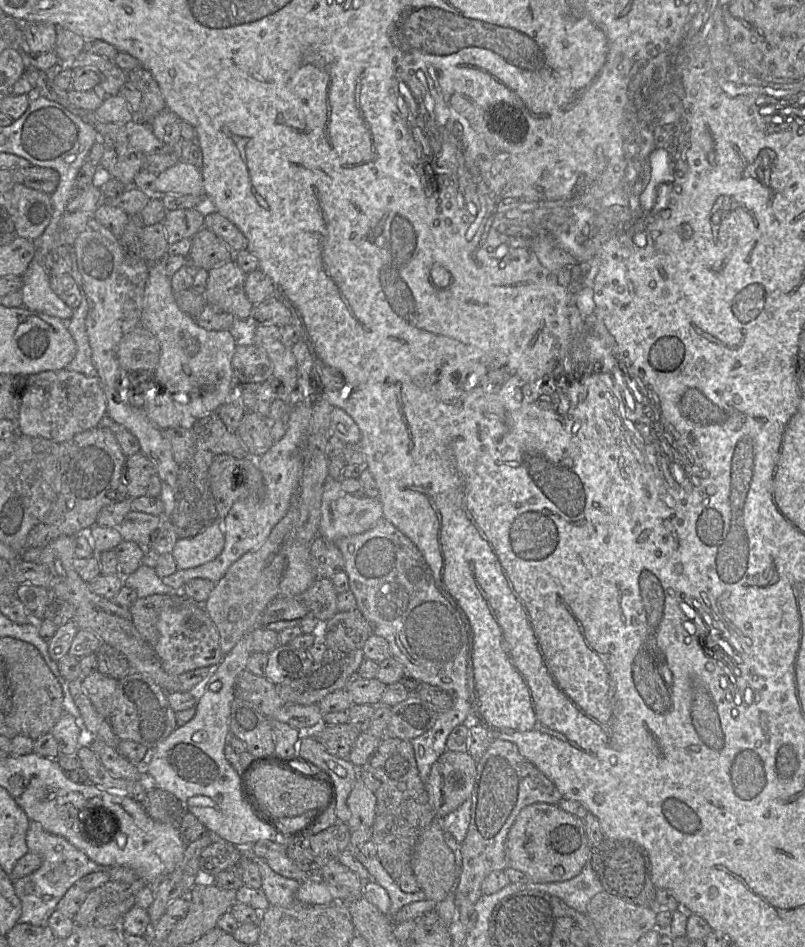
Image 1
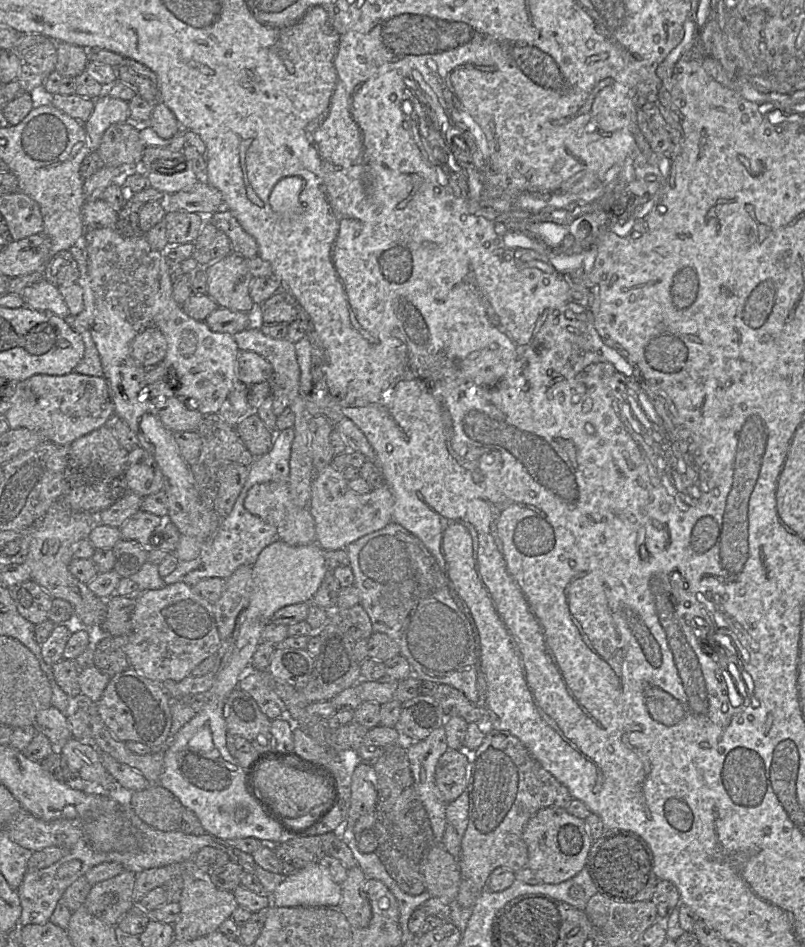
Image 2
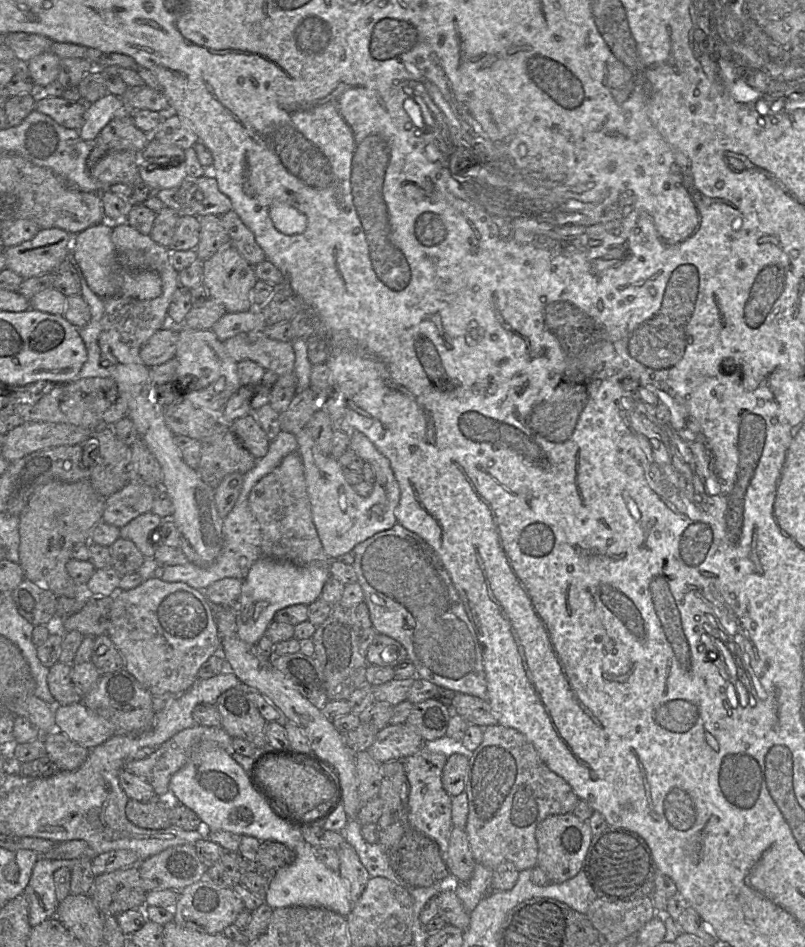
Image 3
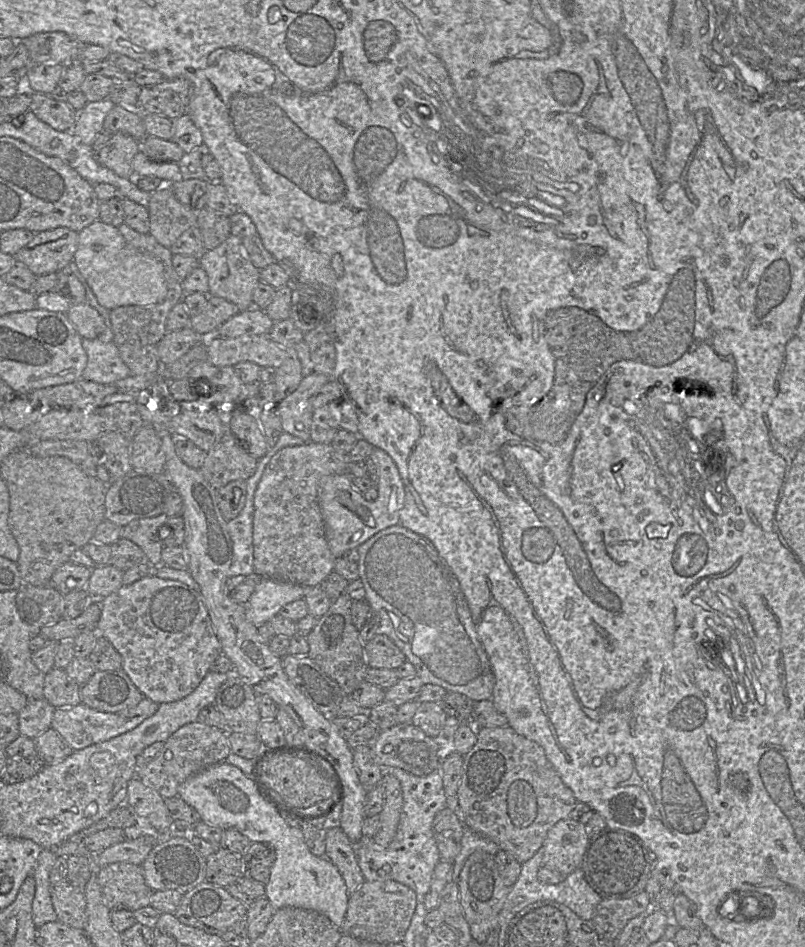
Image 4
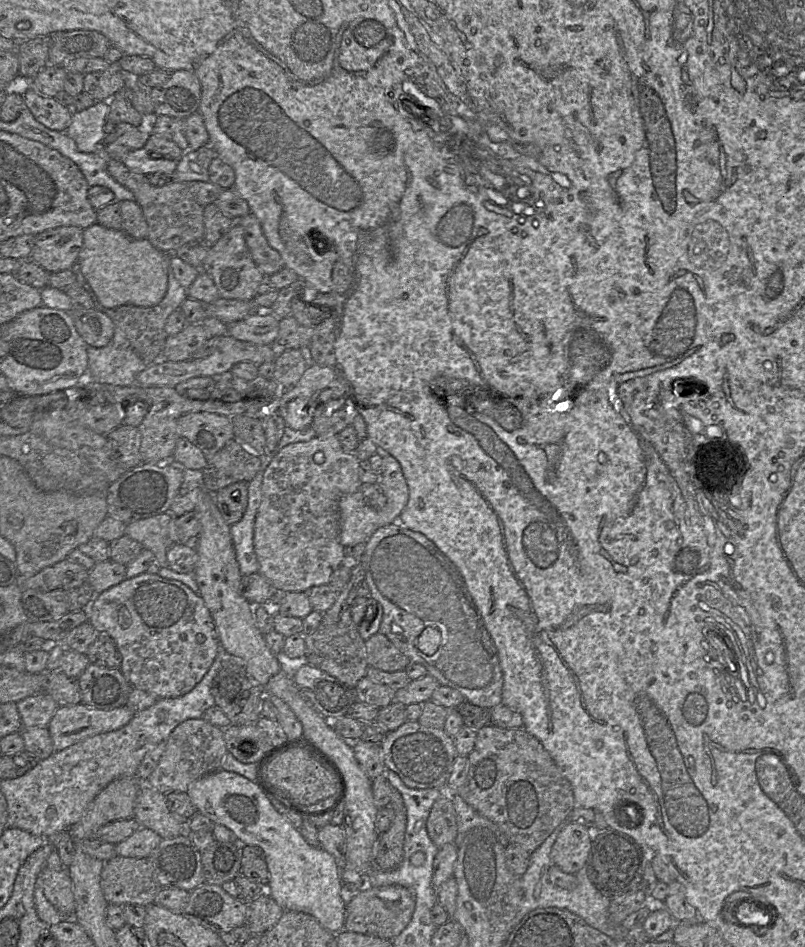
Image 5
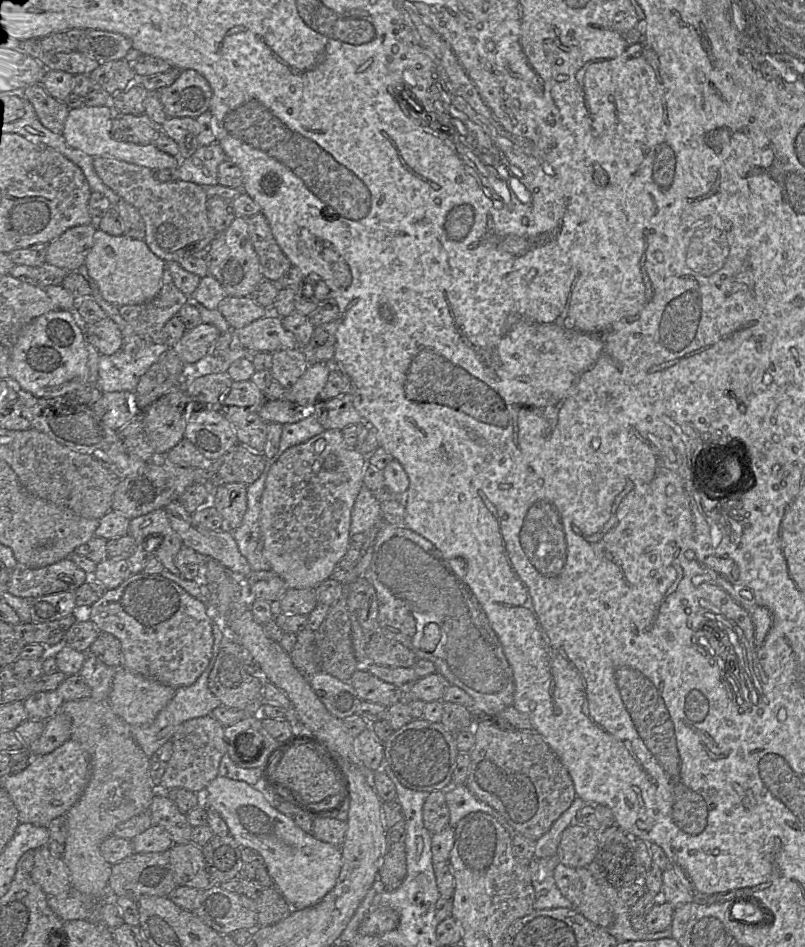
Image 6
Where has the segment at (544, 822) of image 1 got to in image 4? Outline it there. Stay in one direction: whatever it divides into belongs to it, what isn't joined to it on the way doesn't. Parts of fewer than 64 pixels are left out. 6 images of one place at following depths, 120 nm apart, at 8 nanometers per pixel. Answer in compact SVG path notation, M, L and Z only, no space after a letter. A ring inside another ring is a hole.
M572 819L557 822L547 833L543 847L542 867L566 877L581 868L592 832Z

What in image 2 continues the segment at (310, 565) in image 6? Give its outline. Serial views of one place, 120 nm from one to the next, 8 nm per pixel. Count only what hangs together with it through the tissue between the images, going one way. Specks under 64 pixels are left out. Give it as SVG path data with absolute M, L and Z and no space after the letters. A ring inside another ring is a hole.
M263 482L252 486L247 492L244 507L252 515L274 526L278 539L288 545L317 543L314 518L308 508L299 508L292 502L288 482Z

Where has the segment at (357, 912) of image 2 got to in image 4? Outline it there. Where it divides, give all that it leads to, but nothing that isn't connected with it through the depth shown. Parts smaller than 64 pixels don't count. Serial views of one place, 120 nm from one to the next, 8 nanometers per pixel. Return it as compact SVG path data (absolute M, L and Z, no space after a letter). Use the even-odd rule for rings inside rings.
M341 827L323 831L323 836L326 845L325 857L337 867L350 896L365 882L358 864L355 845Z

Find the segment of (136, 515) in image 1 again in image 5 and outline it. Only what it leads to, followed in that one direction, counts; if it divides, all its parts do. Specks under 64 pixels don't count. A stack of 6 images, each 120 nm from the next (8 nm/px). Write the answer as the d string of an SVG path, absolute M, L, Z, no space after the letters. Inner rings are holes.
M164 512L156 516L131 521L126 525L125 535L151 550L160 567L169 568L168 550L174 545L170 539L170 523L174 516Z

